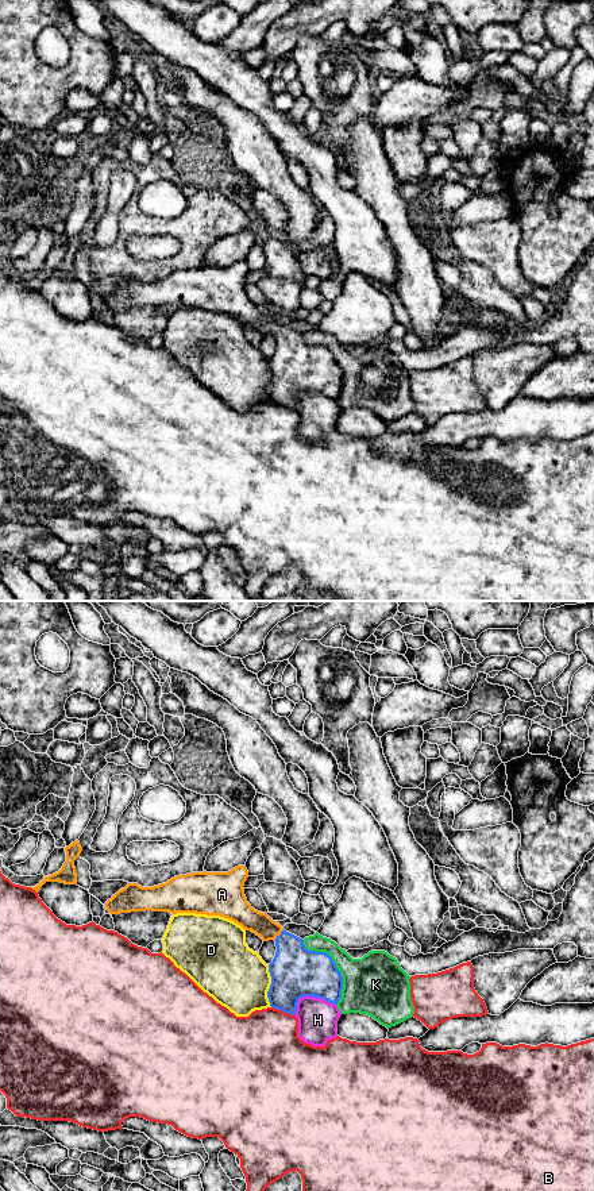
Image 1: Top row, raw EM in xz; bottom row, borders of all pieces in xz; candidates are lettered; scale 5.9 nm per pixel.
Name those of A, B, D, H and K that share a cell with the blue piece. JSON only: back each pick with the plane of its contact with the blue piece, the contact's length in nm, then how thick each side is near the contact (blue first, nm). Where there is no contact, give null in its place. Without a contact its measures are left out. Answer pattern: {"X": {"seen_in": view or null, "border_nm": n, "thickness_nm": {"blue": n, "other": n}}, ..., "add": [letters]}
{"A": {"seen_in": "xz", "border_nm": 90, "thickness_nm": {"blue": 300, "other": 140}}, "add": ["A"]}

